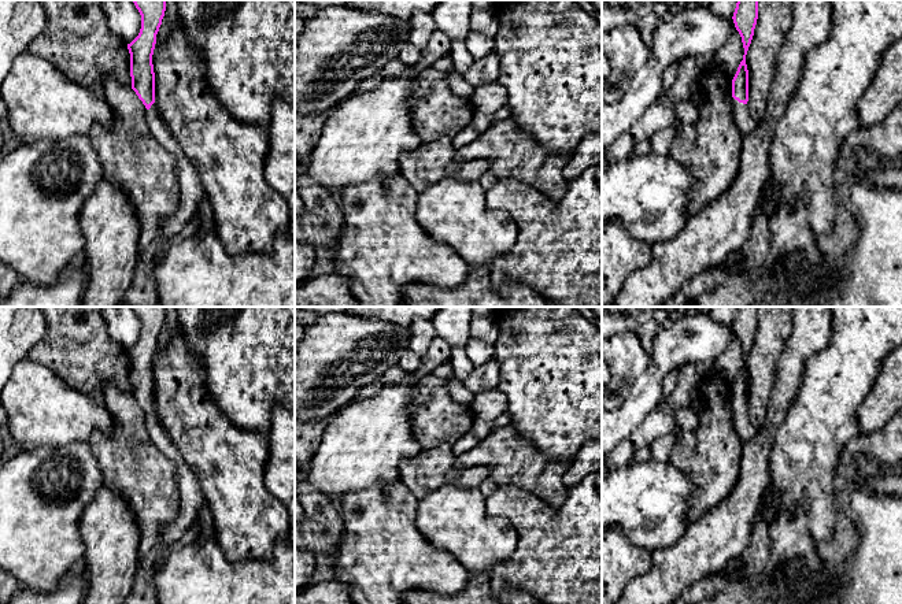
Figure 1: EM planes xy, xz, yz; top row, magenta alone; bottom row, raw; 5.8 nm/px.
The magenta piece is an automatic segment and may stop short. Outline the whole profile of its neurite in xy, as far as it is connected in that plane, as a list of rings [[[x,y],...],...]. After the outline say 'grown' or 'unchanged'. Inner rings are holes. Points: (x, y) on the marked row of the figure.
[[[132,0],[141,15],[138,36],[127,44],[130,53],[132,89],[145,105],[145,122],[154,138],[175,159],[175,171],[180,185],[180,207],[164,218],[160,237],[140,252],[134,268],[133,282],[122,299],[121,307],[159,307],[158,286],[154,271],[156,253],[164,242],[178,234],[189,223],[204,189],[195,166],[184,155],[180,144],[170,133],[155,104],[155,73],[152,55],[156,34],[162,25],[167,0]]]; grown

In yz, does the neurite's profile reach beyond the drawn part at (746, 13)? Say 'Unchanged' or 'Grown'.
Grown

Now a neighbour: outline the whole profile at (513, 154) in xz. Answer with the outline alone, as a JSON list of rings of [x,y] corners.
[[[513,118],[493,122],[473,142],[455,151],[454,158],[459,162],[487,159],[498,179],[518,179],[554,203],[559,203],[566,194],[563,168],[570,160],[570,152],[544,149]]]

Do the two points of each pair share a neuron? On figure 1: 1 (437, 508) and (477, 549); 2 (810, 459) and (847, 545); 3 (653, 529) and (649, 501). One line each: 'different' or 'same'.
1: same
2: different
3: same

